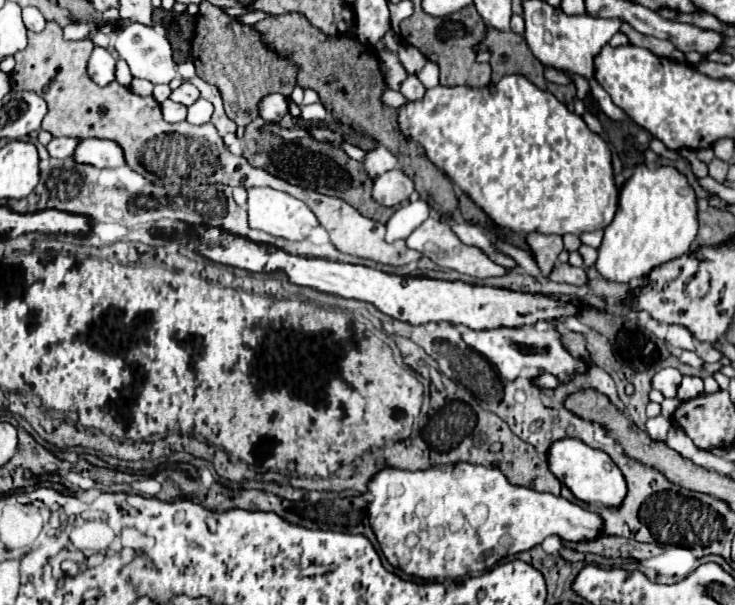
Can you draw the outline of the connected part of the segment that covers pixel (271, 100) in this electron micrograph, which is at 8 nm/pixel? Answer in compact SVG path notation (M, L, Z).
M270 94L262 100L262 118L264 120L272 120L272 122L278 122L282 120L286 114L288 114L288 98L282 96L282 94Z

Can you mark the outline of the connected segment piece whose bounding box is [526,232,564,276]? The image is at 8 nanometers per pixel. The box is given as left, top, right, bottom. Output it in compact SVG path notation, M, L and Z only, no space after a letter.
M532 232L532 234L526 234L526 242L530 246L530 250L534 252L536 256L536 262L542 270L542 274L546 276L554 262L558 260L558 254L564 250L564 244L562 244L562 238L556 236L556 234L538 234L538 232Z

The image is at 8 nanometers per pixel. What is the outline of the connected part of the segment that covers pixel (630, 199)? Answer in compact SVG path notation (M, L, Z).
M638 164L620 190L614 222L604 230L596 270L614 282L644 278L652 268L688 252L698 234L698 200L688 178L674 166L650 170Z

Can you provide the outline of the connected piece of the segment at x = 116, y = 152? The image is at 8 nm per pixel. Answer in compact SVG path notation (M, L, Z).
M100 138L82 140L74 152L74 158L78 162L86 162L96 168L118 168L126 164L124 150L116 142Z

